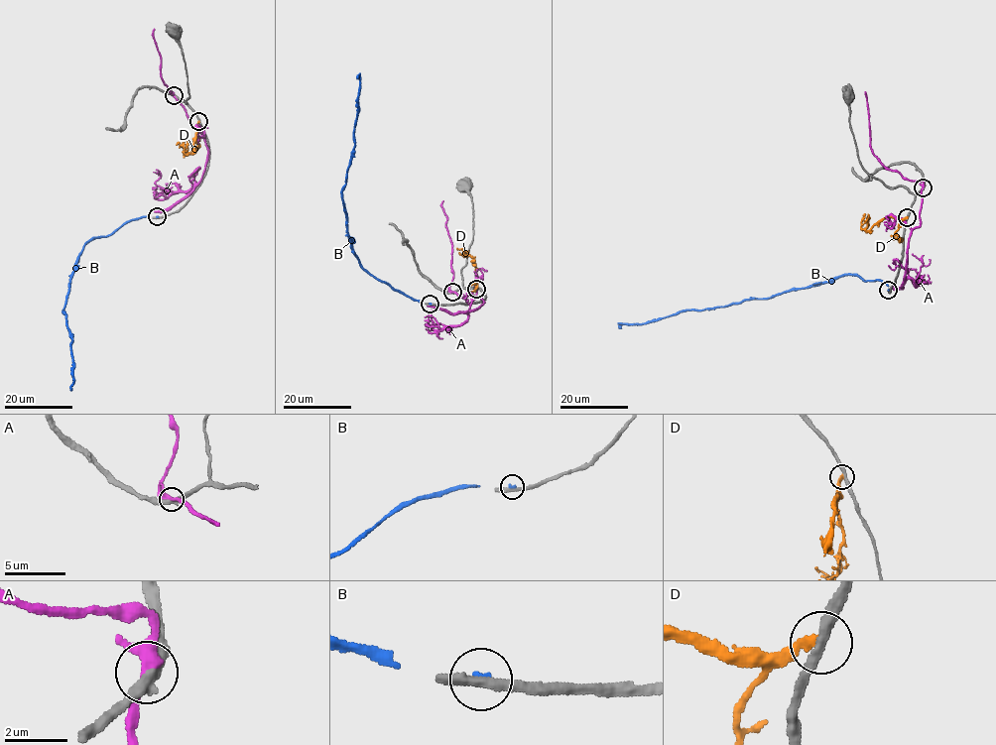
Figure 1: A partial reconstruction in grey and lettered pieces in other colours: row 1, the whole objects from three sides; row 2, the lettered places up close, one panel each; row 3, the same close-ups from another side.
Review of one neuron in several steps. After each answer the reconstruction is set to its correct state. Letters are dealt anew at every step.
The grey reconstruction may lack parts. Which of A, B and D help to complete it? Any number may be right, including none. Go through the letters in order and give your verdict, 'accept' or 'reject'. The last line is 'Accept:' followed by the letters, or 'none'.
A: reject
B: reject
D: reject
Accept: none

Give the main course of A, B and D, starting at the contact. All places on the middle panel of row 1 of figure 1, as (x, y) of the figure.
A: (451, 292), (468, 304), (480, 298), (482, 306), (470, 310), (458, 325), (428, 323), (433, 323), (431, 310)
B: (430, 304), (413, 300), (374, 278), (362, 267), (352, 248), (342, 186), (354, 146), (358, 76)
D: (476, 288), (472, 257), (464, 249), (456, 248)

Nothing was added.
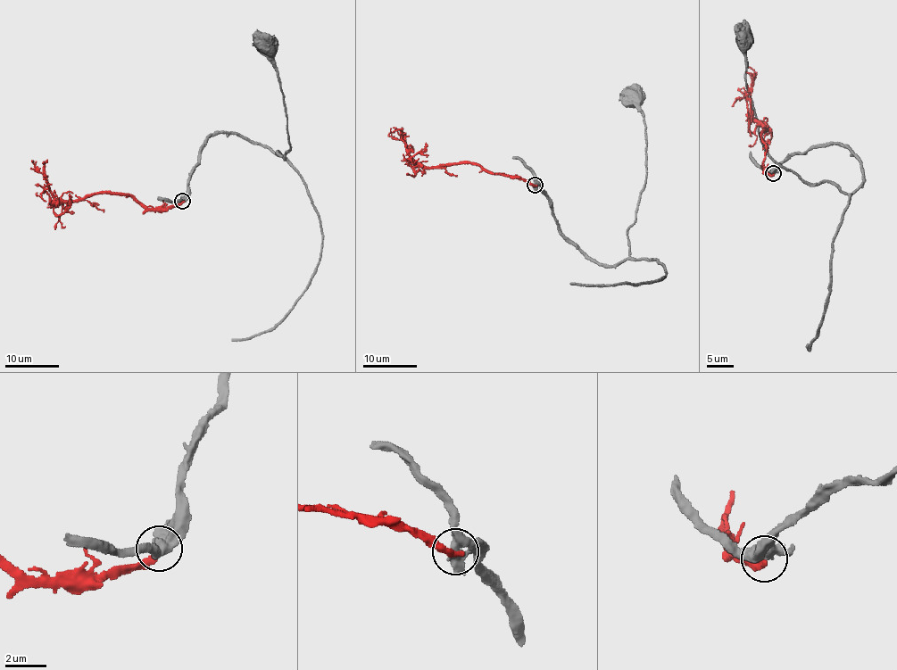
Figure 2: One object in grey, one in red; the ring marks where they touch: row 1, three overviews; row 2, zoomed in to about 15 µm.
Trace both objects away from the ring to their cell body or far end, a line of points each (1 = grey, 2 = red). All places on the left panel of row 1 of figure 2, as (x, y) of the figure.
1: (182, 202), (208, 136), (240, 136), (284, 160), (291, 144), (287, 116), (274, 47), (266, 42)
2: (182, 202), (168, 206), (142, 207), (130, 196), (94, 193), (57, 203), (48, 183), (32, 161)

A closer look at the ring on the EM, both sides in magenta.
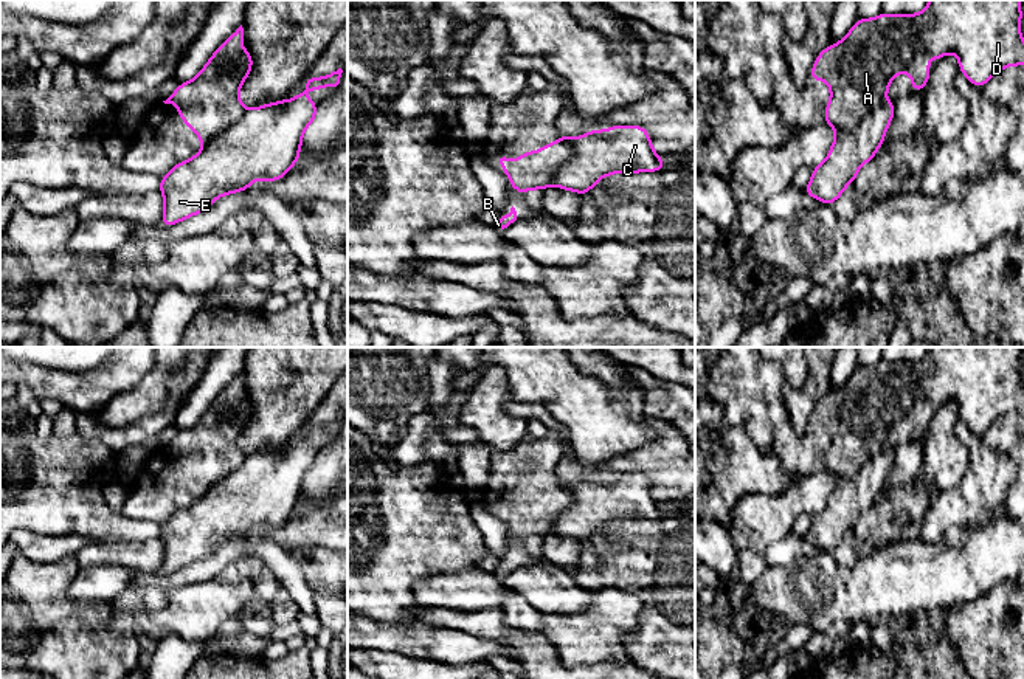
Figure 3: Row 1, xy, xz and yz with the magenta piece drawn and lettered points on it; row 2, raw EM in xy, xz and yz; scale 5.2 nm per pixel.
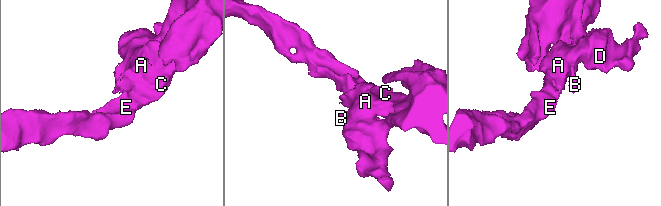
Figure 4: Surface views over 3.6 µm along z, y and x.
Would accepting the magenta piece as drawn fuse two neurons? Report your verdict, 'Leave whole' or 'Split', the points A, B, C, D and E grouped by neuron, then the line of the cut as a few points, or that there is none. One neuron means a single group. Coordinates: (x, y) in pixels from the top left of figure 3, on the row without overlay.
Split. Groups: A B D / C E. Split along xz (560, 481), (574, 503), (557, 515), (551, 530)

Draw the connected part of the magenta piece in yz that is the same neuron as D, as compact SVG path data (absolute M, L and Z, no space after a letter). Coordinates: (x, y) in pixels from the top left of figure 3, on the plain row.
M929 347L918 361L880 360L874 366L856 366L844 386L819 398L810 417L808 426L830 433L824 470L853 481L864 460L883 450L891 428L903 419L911 420L912 439L923 440L931 422L929 405L937 409L954 400L959 419L979 436L999 417L1024 414L1021 366L1021 347Z

